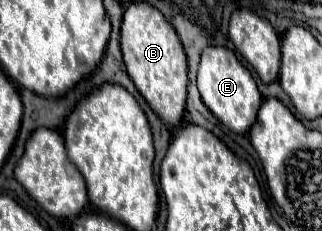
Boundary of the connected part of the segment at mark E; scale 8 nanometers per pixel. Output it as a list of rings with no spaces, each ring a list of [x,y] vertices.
[[[207,47],[201,53],[201,63],[197,71],[197,87],[201,93],[203,103],[207,109],[231,131],[235,133],[247,133],[251,125],[257,119],[257,111],[261,107],[261,93],[257,89],[255,79],[251,77],[249,69],[241,65],[241,61],[235,57],[233,51],[227,47]]]

